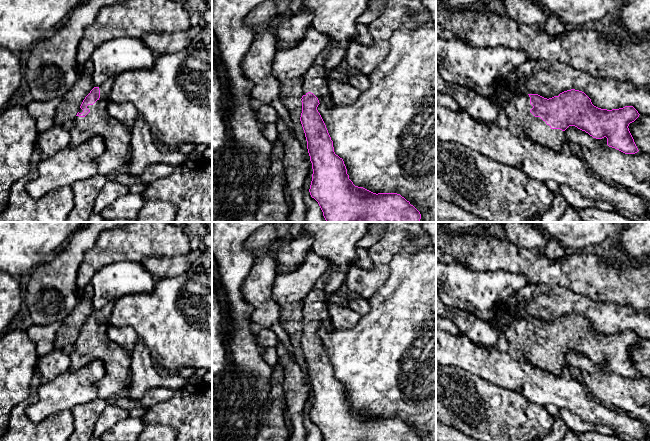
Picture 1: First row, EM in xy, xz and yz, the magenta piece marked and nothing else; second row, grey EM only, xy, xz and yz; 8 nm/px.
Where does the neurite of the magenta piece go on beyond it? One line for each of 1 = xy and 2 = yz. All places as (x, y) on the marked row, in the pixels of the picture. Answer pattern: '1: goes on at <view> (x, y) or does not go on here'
1: goes on at xy (117, 137)
2: goes on at yz (524, 124)

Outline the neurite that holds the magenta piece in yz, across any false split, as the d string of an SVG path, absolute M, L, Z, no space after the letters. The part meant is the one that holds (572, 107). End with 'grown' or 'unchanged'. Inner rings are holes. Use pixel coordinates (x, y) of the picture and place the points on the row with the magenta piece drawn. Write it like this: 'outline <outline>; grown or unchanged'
outline M571 89L549 99L538 94L524 94L508 101L504 110L515 135L539 142L556 152L562 151L568 142L565 130L569 126L575 126L596 139L606 137L609 147L625 154L635 154L639 151L628 128L640 115L633 106L601 109L594 106L584 92Z; grown

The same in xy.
outline M94 87L83 100L73 119L69 147L78 147L93 136L104 140L105 150L96 159L98 174L111 178L128 166L132 132L106 111L107 98L100 96L99 87Z; grown

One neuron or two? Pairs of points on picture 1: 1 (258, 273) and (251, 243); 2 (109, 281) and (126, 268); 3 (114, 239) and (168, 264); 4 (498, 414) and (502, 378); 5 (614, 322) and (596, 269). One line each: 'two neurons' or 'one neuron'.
1: one neuron
2: one neuron
3: two neurons
4: two neurons
5: two neurons

